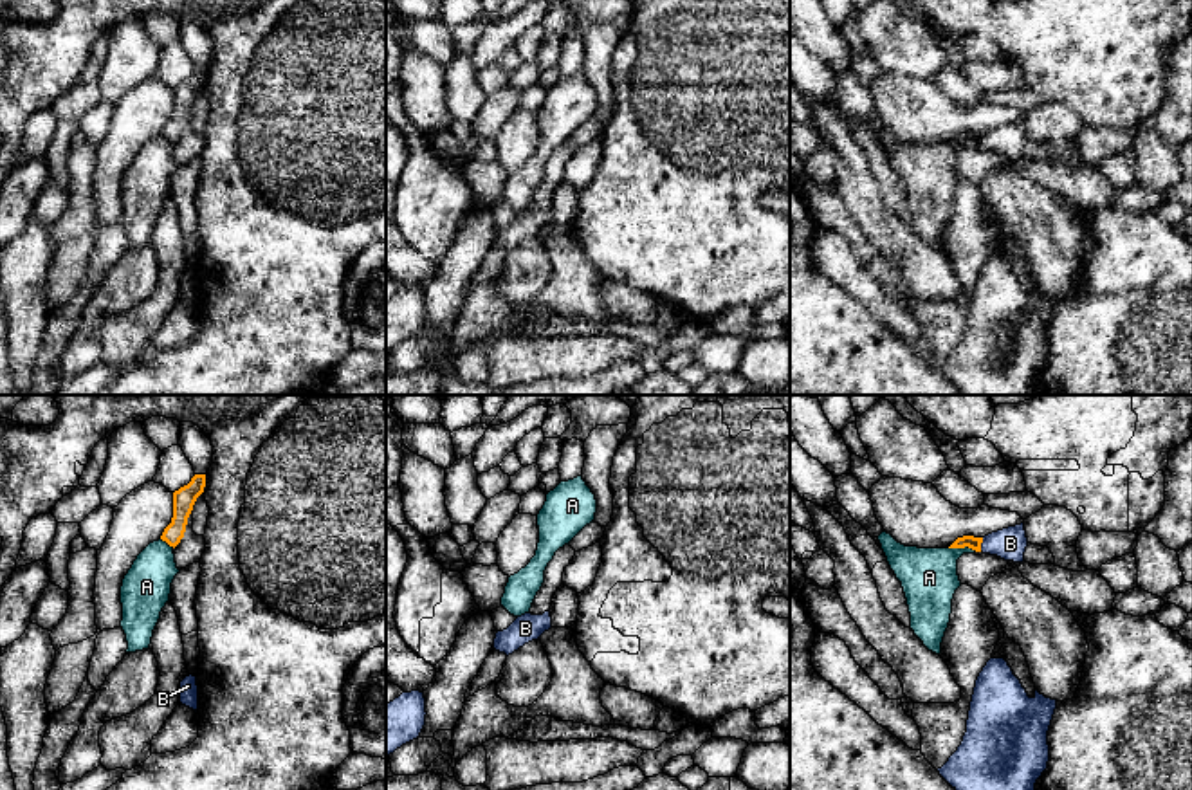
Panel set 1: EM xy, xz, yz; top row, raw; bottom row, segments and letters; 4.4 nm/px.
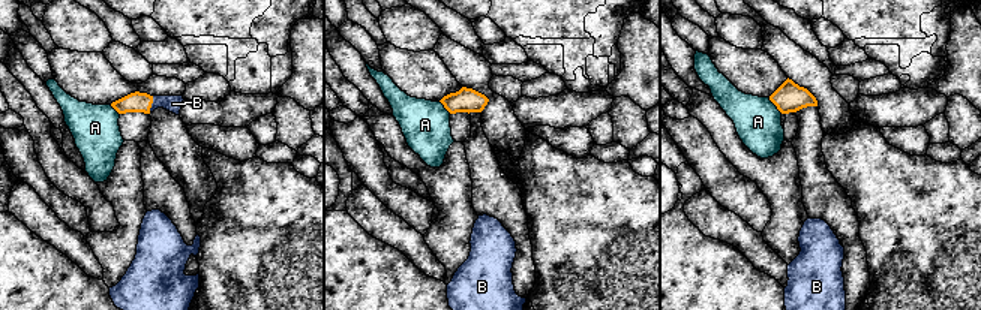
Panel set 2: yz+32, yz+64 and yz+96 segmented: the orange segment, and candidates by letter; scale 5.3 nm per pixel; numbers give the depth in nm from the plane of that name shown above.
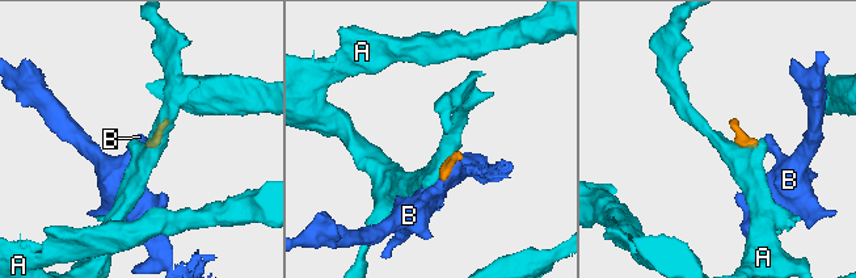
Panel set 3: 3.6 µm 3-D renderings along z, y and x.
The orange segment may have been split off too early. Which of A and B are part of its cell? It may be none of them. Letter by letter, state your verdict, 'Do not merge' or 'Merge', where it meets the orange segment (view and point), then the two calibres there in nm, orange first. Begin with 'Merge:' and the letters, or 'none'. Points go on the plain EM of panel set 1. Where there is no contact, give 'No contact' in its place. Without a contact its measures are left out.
Merge: B
A: Do not merge. Touches orange at yz (963, 143). Thickness 60 nm (orange) against 260 nm
B: Merge. Touches orange at yz (980, 141). Thickness 60 nm (orange) against 150 nm

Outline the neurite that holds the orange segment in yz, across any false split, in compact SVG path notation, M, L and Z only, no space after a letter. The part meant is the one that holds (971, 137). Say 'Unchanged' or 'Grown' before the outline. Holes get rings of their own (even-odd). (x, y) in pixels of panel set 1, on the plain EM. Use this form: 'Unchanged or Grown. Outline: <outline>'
Grown. Outline: M1024 119L992 128L985 133L963 132L949 144L972 144L976 148L997 152L1004 157L1022 159L1028 142Z

